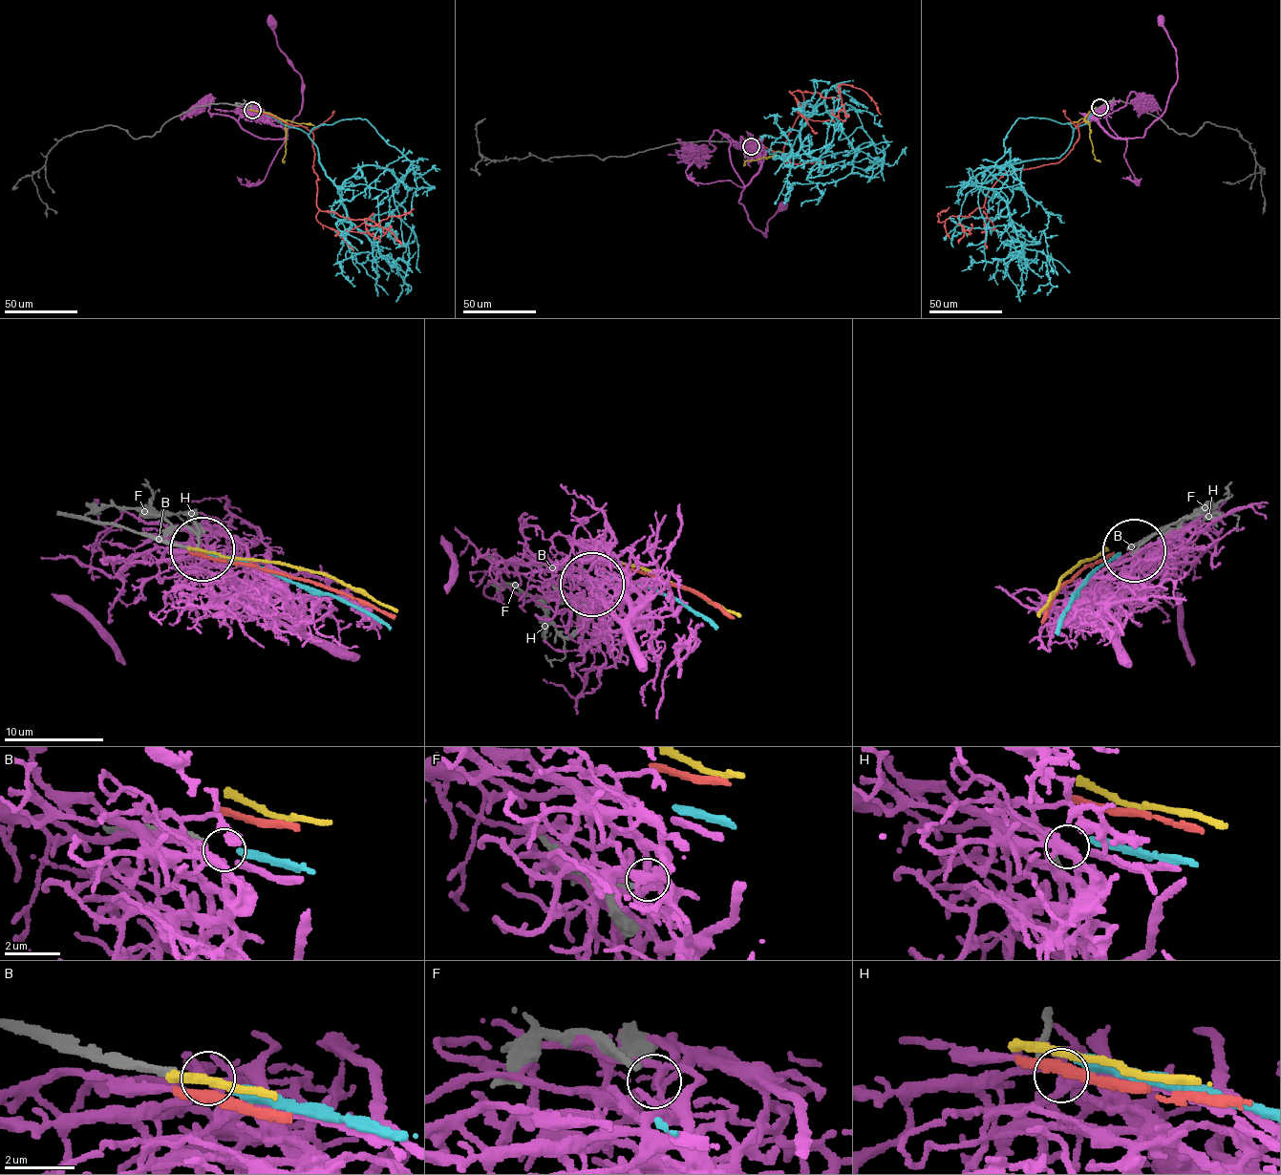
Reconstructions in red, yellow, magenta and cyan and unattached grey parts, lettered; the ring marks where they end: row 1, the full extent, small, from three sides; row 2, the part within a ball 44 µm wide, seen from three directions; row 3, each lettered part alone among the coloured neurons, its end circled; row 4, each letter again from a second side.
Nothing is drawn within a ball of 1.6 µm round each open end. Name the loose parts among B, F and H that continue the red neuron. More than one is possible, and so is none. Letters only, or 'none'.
none

